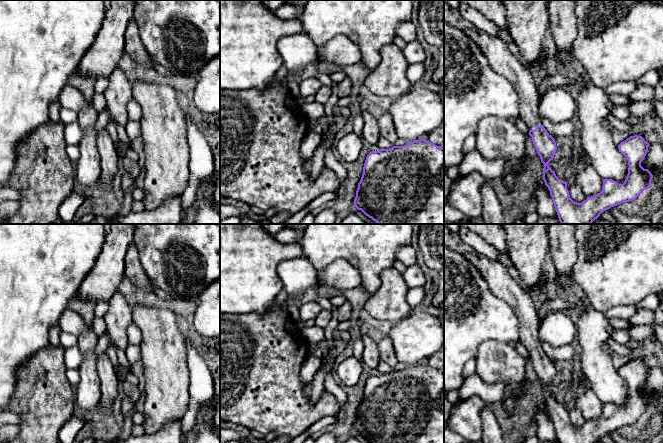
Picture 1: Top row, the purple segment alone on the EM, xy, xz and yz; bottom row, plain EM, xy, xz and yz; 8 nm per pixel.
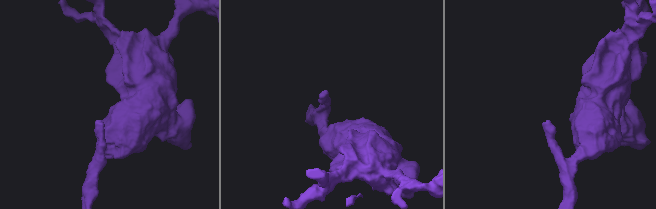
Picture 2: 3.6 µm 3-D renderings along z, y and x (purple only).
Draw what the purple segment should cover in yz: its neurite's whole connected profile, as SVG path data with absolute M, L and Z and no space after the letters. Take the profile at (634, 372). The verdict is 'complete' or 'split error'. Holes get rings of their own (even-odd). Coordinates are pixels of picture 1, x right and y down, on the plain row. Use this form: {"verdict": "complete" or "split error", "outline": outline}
{"verdict": "split error", "outline": "M445 225L444 246L474 264L487 281L492 294L509 305L517 316L520 322L519 341L528 350L534 371L544 388L542 403L550 415L559 443L597 443L605 434L635 424L644 414L652 411L653 399L641 390L650 368L642 360L634 359L618 369L629 389L624 407L603 403L600 417L587 421L585 426L574 426L567 413L568 406L559 403L548 389L553 384L557 370L555 363L542 349L537 319L538 304L531 294L520 287L503 264L480 254L460 238L459 232L450 231Z"}

